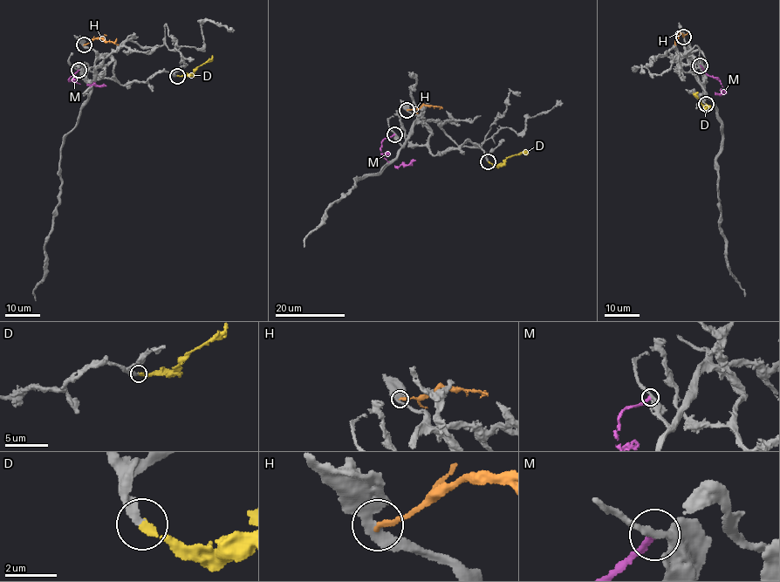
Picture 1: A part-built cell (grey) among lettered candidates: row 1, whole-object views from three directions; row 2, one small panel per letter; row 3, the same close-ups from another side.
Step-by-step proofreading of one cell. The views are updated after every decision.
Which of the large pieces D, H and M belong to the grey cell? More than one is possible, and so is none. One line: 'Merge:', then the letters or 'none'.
Merge: D

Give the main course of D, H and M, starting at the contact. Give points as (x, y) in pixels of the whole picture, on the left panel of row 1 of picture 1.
D: (177, 75), (188, 76), (213, 56)
H: (84, 44), (98, 38), (118, 44)
M: (78, 70), (69, 79), (80, 84), (106, 85)

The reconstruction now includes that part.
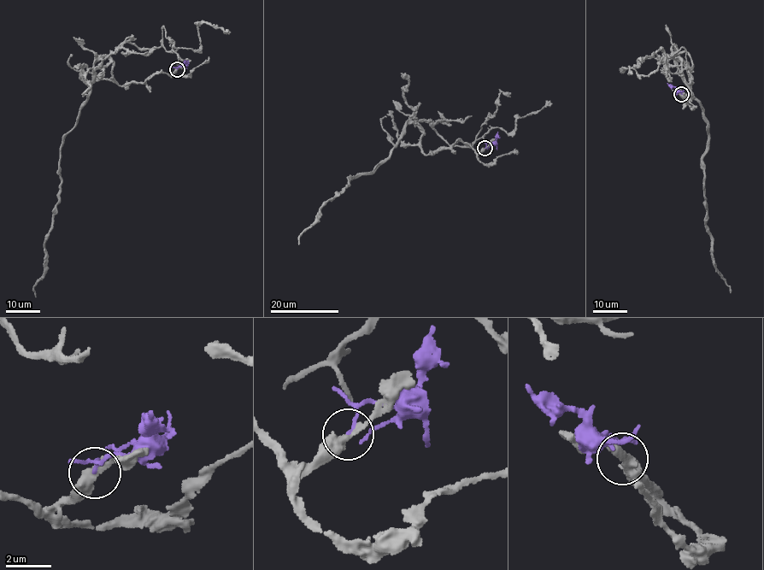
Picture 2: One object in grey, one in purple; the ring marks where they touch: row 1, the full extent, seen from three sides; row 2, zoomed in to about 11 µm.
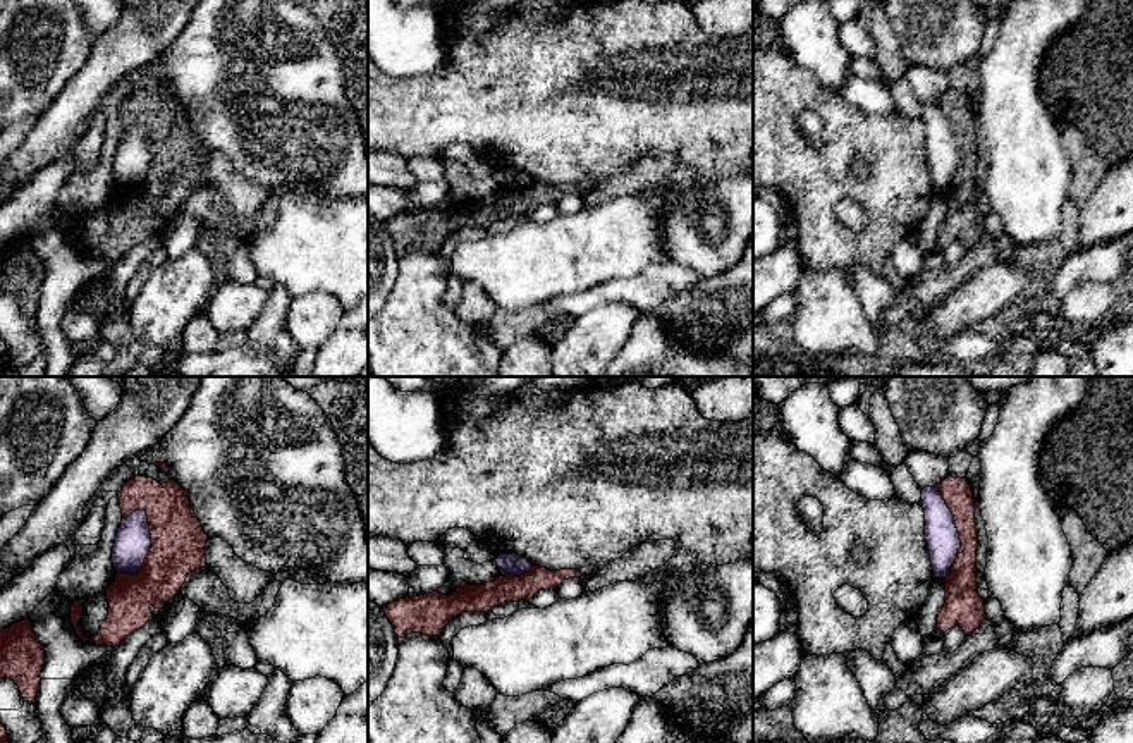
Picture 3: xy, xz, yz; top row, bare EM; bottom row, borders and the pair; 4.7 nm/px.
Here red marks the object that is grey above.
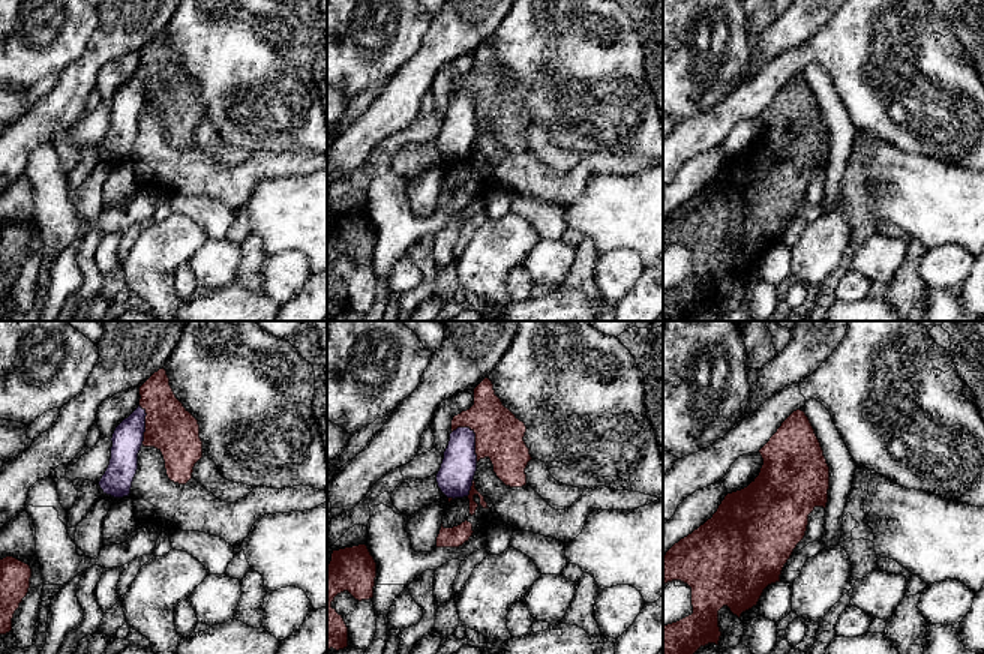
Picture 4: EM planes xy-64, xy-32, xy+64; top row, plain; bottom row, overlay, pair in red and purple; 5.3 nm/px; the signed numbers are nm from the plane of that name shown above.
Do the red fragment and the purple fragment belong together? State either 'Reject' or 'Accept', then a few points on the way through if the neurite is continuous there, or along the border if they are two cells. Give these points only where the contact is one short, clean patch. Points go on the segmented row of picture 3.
Reject

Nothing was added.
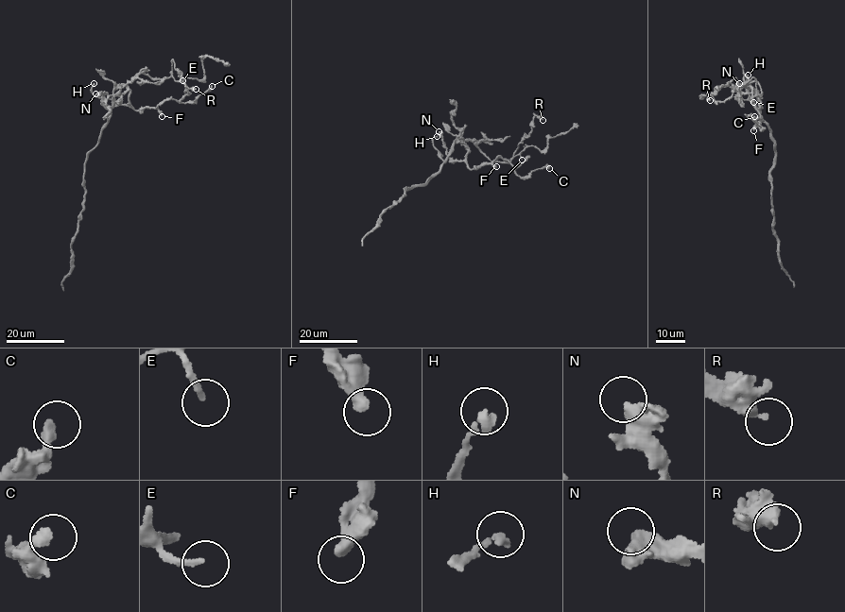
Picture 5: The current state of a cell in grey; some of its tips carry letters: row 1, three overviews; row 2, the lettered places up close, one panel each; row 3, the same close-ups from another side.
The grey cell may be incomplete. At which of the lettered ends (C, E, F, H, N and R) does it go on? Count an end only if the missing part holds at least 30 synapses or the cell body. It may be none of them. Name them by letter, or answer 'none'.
H

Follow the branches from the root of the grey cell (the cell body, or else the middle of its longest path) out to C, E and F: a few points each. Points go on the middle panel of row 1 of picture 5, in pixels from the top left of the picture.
C: (442, 164), (454, 144), (459, 142), (469, 151), (465, 161), (471, 169), (500, 157), (521, 177), (549, 168)
E: (442, 164), (454, 144), (469, 140), (491, 161), (509, 162), (518, 155), (522, 160)
F: (442, 164), (454, 144), (459, 142), (469, 151), (465, 161), (470, 168), (489, 163), (496, 166)

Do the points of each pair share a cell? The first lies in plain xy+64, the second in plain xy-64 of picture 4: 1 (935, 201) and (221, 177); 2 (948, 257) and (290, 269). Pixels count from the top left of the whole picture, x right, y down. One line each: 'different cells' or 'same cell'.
1: different cells
2: same cell

